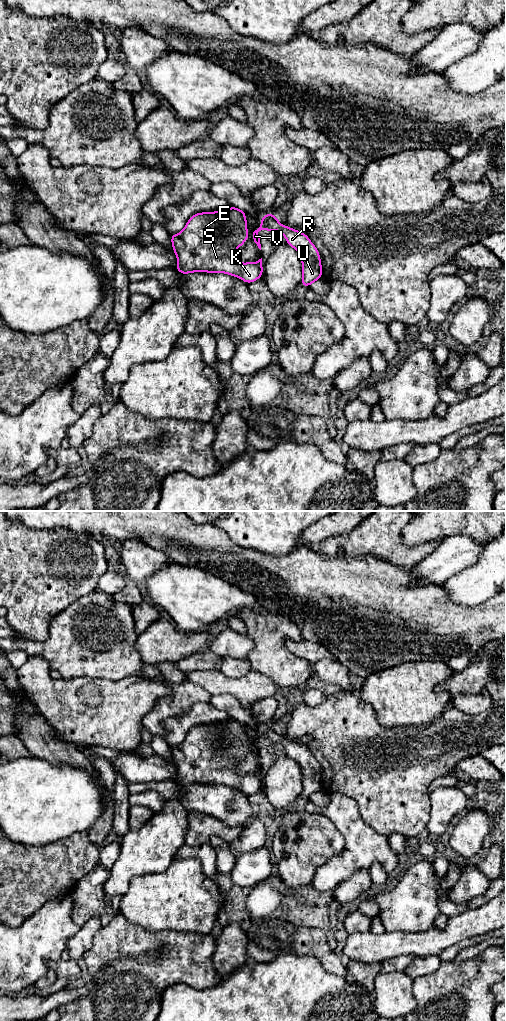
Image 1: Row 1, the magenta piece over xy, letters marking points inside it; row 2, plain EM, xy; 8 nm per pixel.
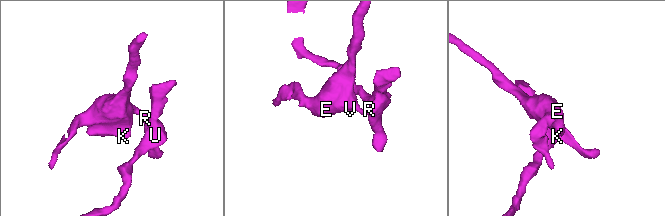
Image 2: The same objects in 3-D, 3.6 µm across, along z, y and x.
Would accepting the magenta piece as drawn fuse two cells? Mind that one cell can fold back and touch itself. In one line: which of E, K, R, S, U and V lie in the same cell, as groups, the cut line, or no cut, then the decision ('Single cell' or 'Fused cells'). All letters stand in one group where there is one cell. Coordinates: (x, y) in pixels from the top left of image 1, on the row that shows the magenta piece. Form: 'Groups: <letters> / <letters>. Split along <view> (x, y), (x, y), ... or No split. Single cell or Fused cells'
Groups: E K R S U V. No split. Single cell

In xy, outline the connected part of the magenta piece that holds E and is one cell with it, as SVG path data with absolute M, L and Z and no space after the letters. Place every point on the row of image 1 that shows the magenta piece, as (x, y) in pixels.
M234 206L223 211L193 214L179 234L170 234L172 249L177 256L176 270L182 274L193 272L225 273L239 277L250 284L263 276L262 258L257 262L240 263L235 260L235 251L247 238L245 211Z

